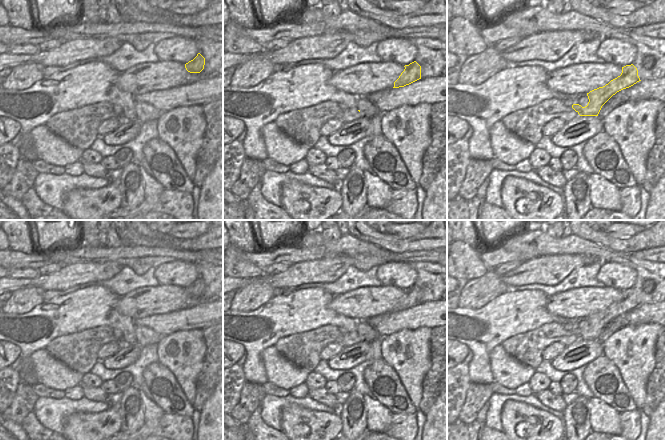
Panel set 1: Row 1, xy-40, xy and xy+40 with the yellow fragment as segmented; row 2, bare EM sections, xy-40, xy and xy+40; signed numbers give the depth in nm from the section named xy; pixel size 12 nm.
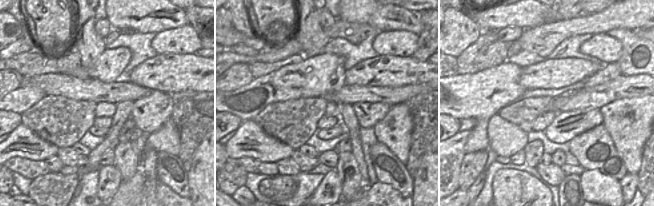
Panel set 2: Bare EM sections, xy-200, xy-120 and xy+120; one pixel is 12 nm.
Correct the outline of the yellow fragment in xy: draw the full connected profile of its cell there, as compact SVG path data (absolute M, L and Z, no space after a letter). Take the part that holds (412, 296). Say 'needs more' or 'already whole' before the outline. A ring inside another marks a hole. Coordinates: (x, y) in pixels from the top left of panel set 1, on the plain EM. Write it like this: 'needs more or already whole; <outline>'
already whole; M416 285L410 287L409 289L405 289L404 291L404 295L394 306L393 312L404 311L421 303L421 290Z

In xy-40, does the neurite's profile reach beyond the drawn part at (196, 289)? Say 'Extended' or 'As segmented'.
As segmented.

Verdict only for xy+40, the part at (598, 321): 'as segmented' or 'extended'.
extended

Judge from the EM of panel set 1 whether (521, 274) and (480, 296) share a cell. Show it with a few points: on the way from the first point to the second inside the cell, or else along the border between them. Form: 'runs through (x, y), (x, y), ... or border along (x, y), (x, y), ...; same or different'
border along (500, 276), (509, 286); different

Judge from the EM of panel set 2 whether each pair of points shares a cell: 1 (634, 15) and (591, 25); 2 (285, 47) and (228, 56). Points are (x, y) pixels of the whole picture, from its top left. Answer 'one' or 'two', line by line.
1: one
2: one

